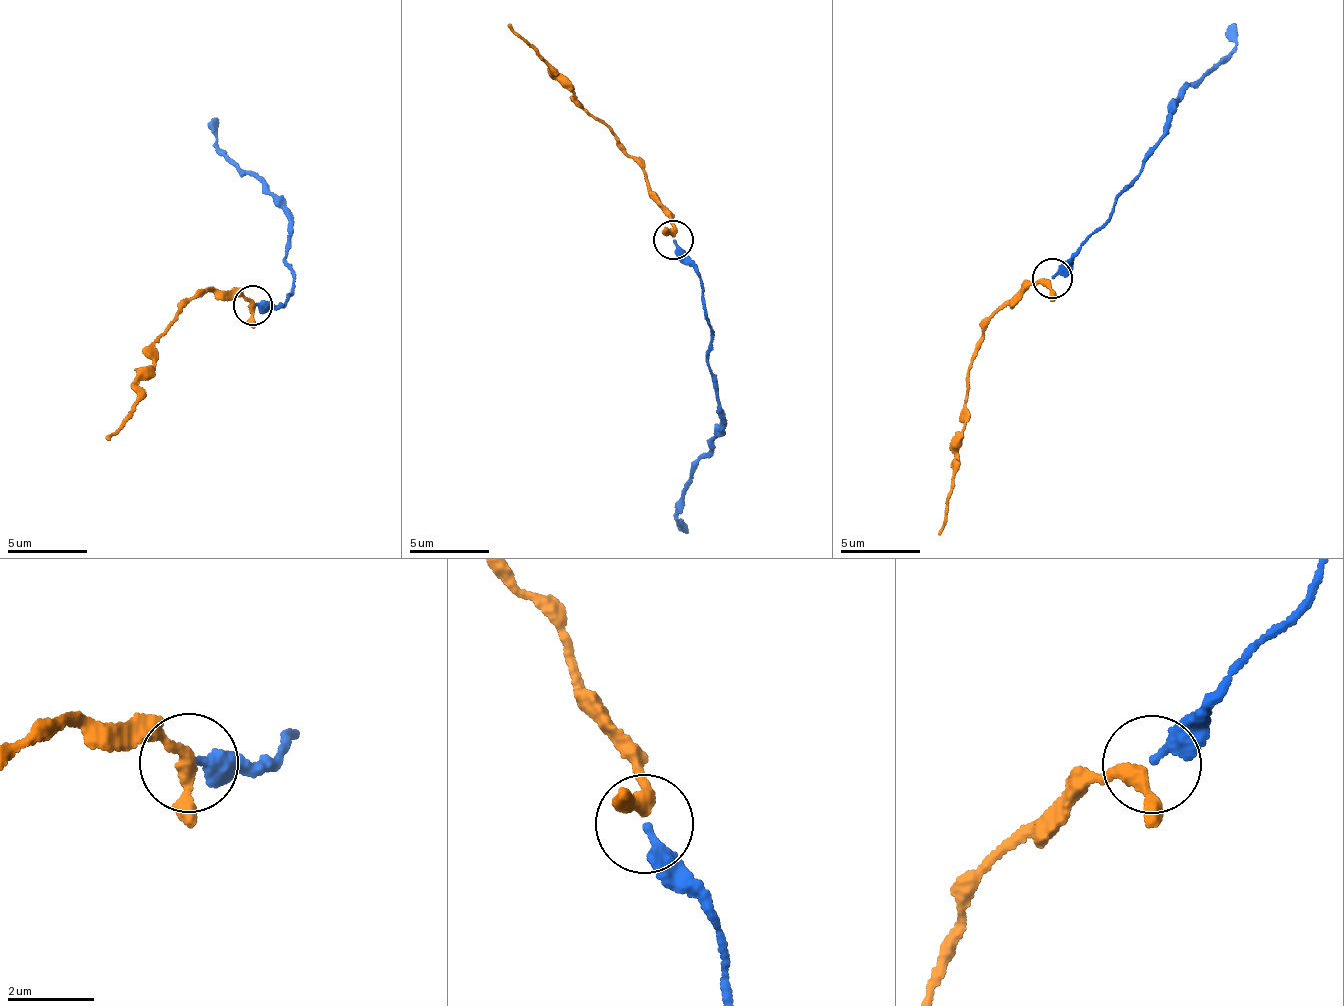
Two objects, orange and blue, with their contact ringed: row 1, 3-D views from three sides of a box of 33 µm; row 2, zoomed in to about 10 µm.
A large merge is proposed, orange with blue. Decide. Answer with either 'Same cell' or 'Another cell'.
Same cell

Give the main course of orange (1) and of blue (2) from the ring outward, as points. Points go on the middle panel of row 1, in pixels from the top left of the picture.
1: (672, 237), (672, 212), (603, 121), (581, 108), (569, 88), (508, 25)
2: (672, 240), (681, 258), (701, 277), (714, 332), (709, 361), (723, 430), (699, 461), (676, 521), (689, 529)

